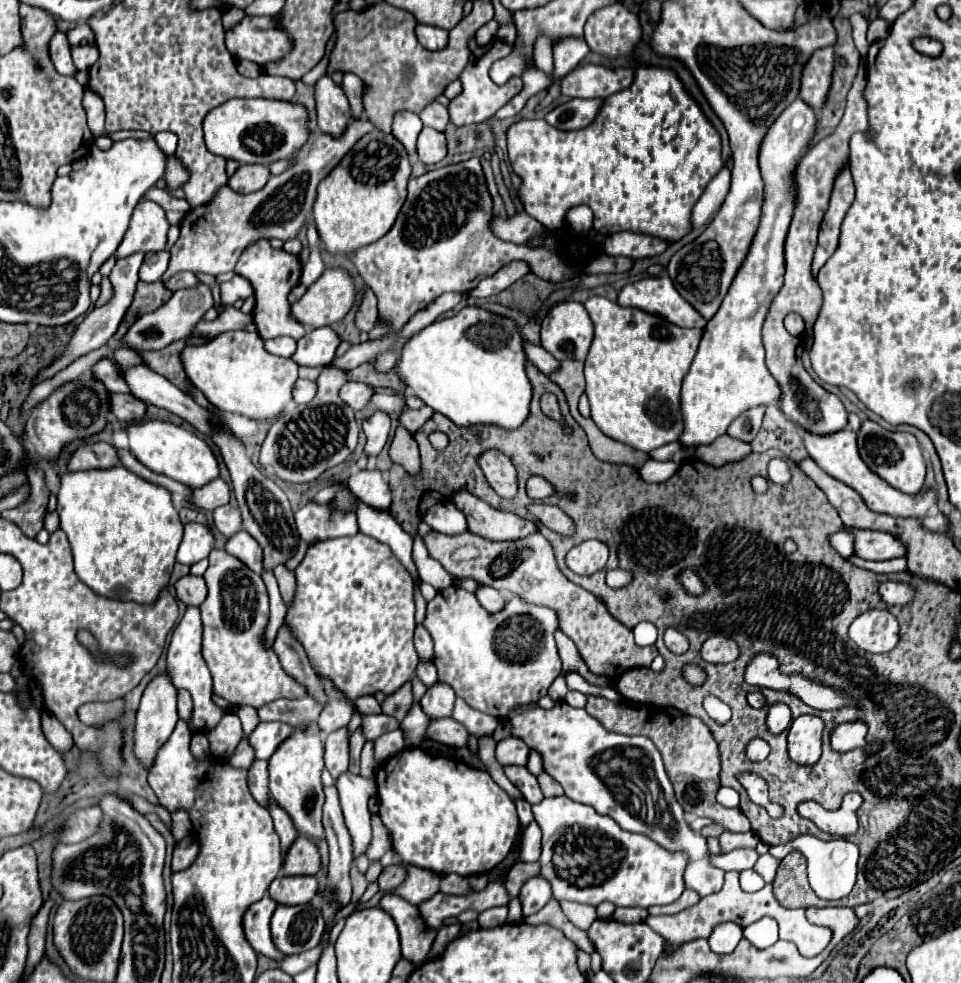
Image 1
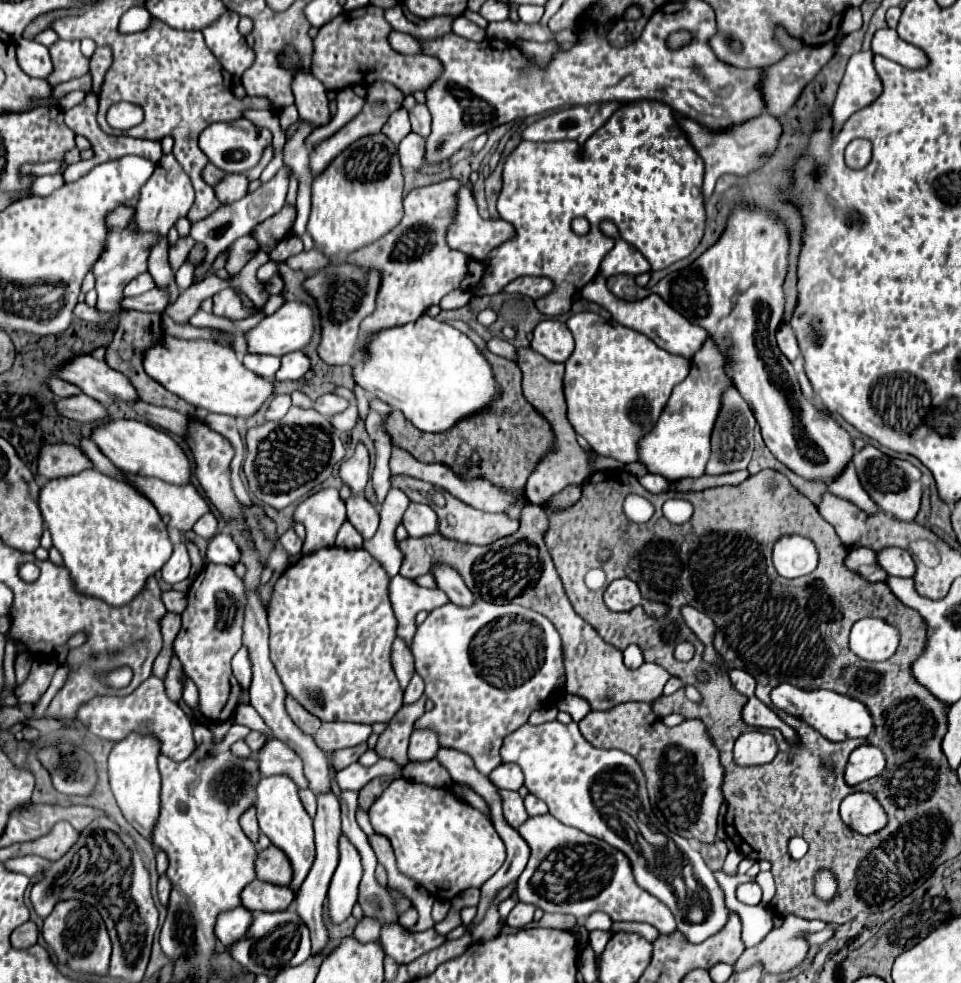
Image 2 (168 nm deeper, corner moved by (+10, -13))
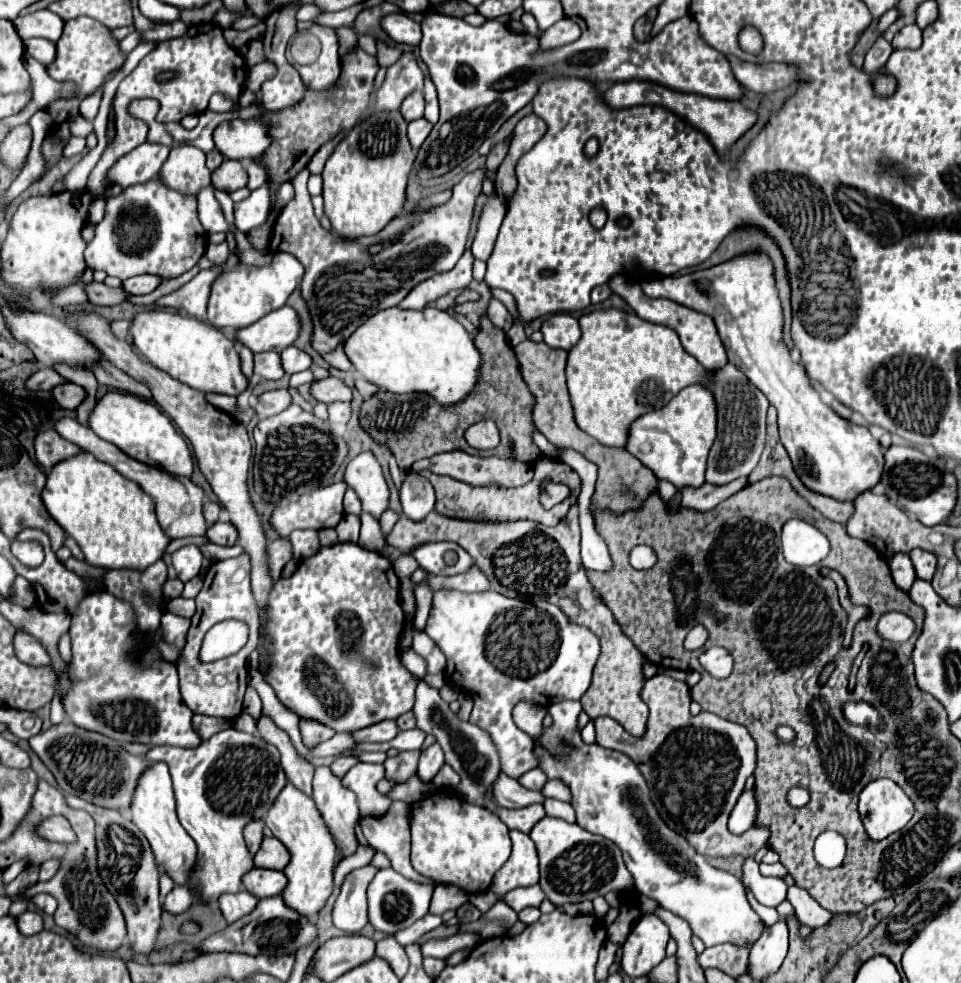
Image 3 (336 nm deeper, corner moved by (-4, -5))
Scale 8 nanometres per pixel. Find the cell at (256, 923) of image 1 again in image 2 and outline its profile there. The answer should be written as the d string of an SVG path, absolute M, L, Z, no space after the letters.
M236 906L236 910L226 910L218 916L214 932L224 946L230 946L232 942L240 940L246 934L250 922L252 922L252 912L246 910L244 906Z

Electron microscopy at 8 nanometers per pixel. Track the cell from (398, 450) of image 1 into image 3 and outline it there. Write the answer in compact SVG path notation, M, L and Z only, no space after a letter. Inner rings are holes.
M542 458L534 464L534 478L530 484L522 486L522 488L498 488L498 486L470 486L466 482L454 480L450 476L438 476L432 474L428 470L420 472L424 478L428 478L434 486L436 492L436 512L450 516L450 518L458 518L458 520L474 520L474 522L514 522L514 520L536 520L542 522L546 526L556 526L556 522L560 522L568 510L572 508L572 504L576 502L578 494L580 494L580 486L582 480L580 476L566 464L562 462L554 462L550 458ZM554 476L562 476L562 484L570 486L570 496L566 500L562 500L560 504L556 504L554 508L546 510L540 502L540 494L542 494L542 484L544 482L552 482Z

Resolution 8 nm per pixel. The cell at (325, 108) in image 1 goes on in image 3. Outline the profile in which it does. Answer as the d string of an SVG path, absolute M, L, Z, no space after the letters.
M312 26L312 34L316 34L322 42L322 54L314 64L300 66L290 60L290 64L300 72L304 86L310 86L312 90L326 92L330 90L338 76L340 76L340 58L338 58L338 42L336 42L336 32L326 26Z

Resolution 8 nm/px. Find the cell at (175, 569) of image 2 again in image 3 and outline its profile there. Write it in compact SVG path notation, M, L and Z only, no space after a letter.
M188 544L188 546L182 546L180 550L176 550L172 554L172 564L178 572L178 578L182 582L188 582L192 580L198 572L200 572L200 564L202 564L202 552L198 546L194 544Z

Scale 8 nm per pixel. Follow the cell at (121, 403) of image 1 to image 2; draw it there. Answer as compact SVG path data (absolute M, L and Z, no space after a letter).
M86 394L58 400L56 410L60 412L60 416L66 416L78 422L96 422L96 420L106 418L106 408Z

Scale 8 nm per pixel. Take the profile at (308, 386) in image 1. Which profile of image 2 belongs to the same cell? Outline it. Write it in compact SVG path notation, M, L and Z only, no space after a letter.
M280 394L280 396L276 396L276 398L270 402L268 410L264 412L264 418L266 418L266 420L278 420L278 418L282 418L282 416L288 412L288 408L290 408L290 396Z

